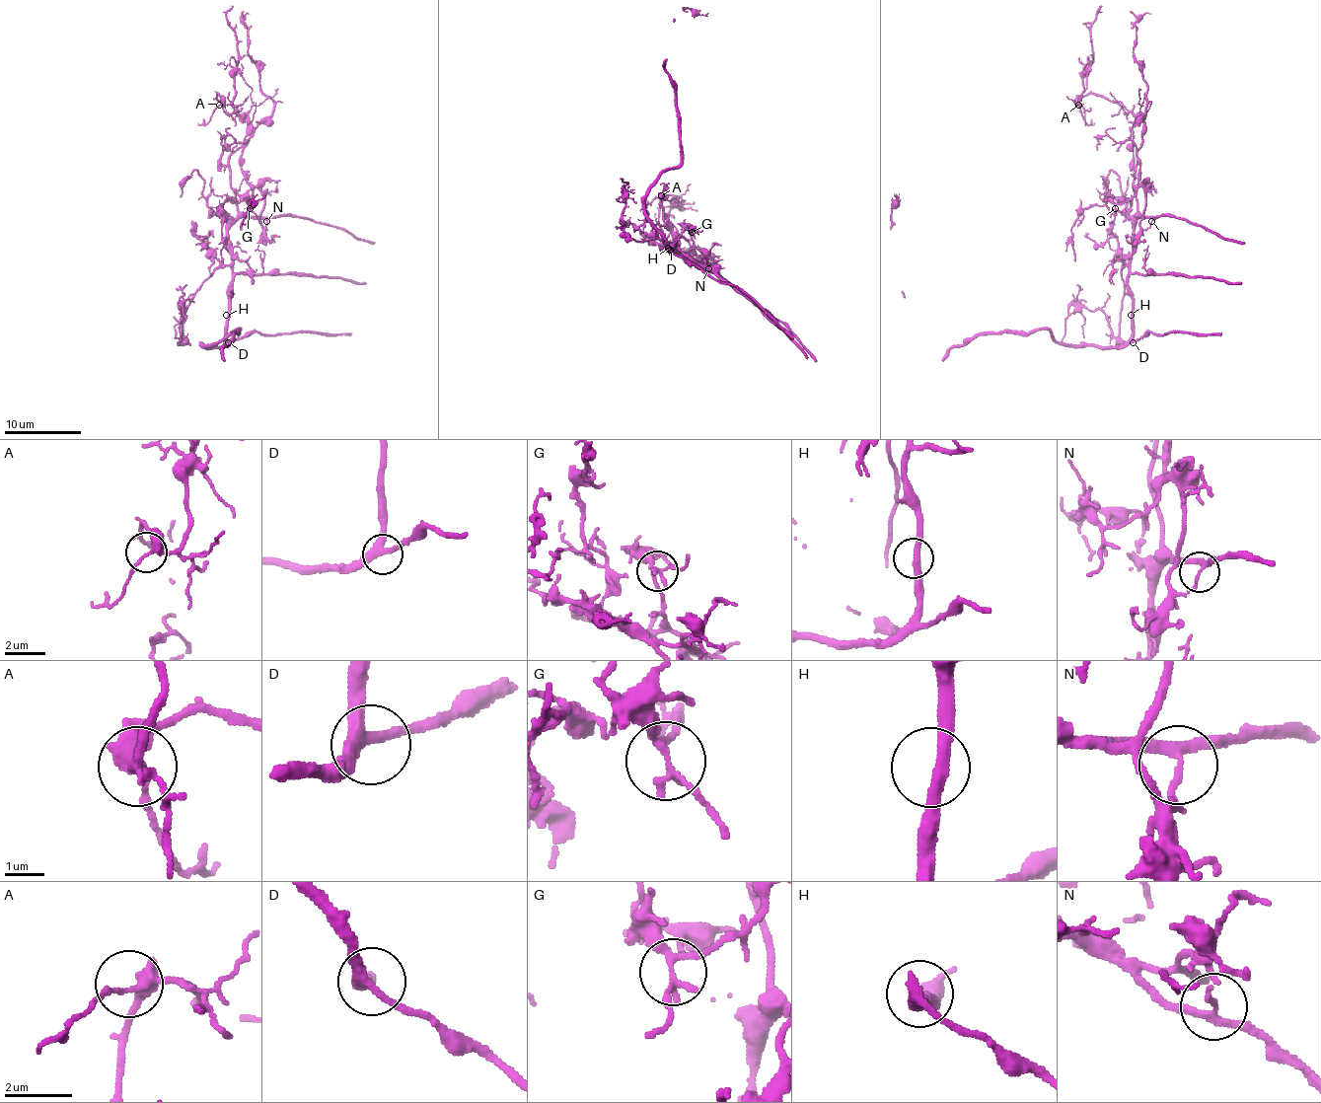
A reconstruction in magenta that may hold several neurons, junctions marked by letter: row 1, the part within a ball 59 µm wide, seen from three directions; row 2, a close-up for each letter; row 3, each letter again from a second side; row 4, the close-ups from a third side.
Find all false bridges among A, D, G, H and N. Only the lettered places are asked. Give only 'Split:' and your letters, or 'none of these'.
Split: none of these

